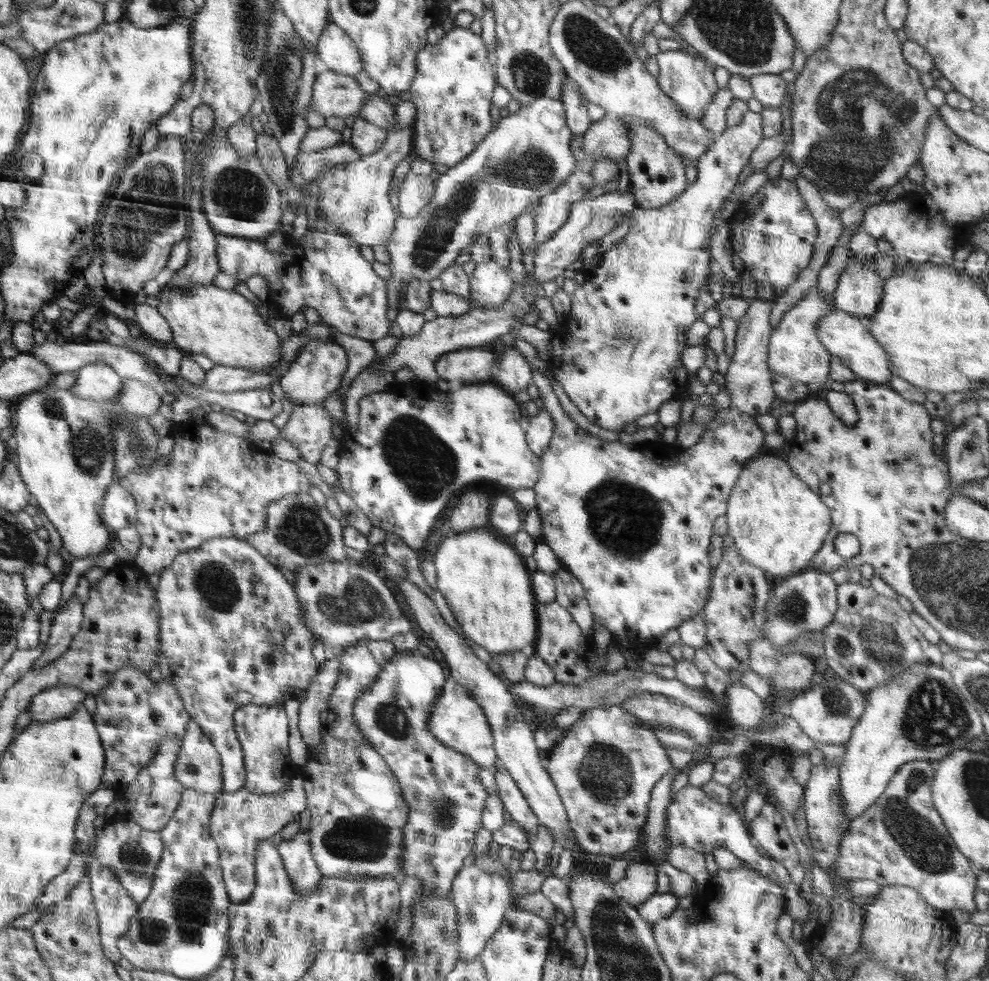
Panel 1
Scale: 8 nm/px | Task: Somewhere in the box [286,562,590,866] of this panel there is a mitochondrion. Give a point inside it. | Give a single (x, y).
(358, 600)

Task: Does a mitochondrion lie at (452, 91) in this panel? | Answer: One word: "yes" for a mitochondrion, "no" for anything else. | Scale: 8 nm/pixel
no

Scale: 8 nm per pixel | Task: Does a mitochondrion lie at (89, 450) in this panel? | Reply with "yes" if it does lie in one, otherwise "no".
yes

